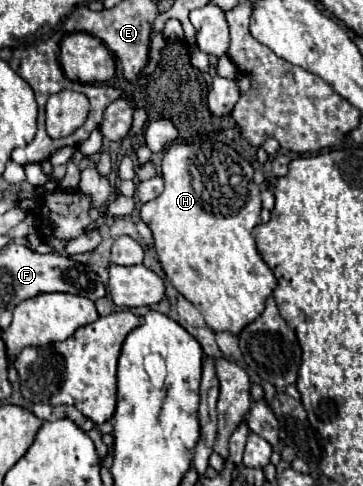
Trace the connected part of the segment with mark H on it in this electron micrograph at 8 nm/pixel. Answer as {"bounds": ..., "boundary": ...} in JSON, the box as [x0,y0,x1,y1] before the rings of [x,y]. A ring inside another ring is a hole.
{"bounds":[140,142,278,336],"boundary":[[[180,142],[180,144],[170,144],[168,150],[164,152],[164,160],[162,160],[162,178],[166,182],[164,186],[164,192],[156,198],[156,200],[150,200],[146,204],[142,204],[140,208],[140,218],[150,226],[154,238],[156,238],[156,252],[158,252],[158,258],[162,262],[162,270],[166,274],[166,278],[172,282],[172,286],[186,298],[190,300],[196,310],[204,316],[206,324],[214,330],[214,332],[230,332],[234,336],[238,336],[242,332],[244,326],[248,326],[250,322],[254,322],[262,312],[264,312],[264,302],[266,298],[274,292],[278,280],[274,276],[274,272],[266,266],[266,262],[262,260],[262,256],[258,254],[256,250],[256,244],[254,244],[254,238],[252,238],[252,230],[254,226],[260,224],[260,210],[262,210],[262,202],[260,202],[260,188],[254,184],[252,180],[252,166],[238,154],[234,152],[230,146],[222,144],[222,142],[200,142],[200,144],[186,144],[186,142]]]}

